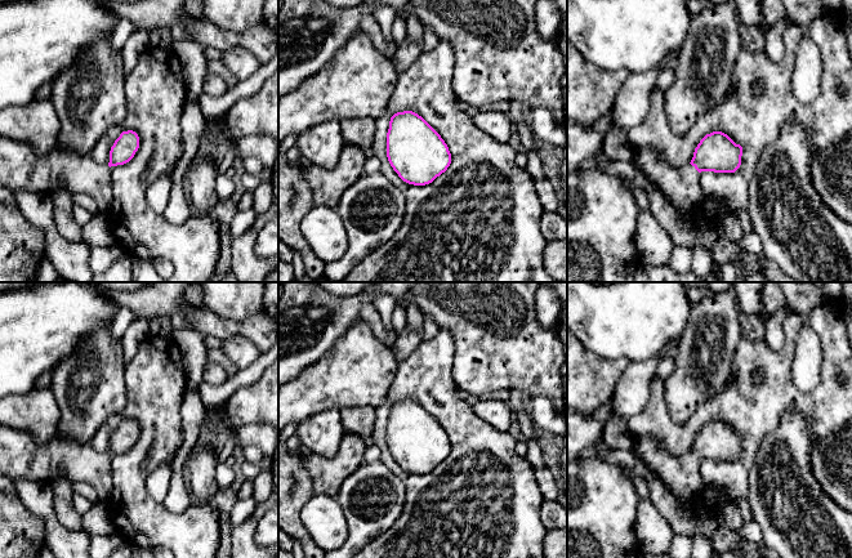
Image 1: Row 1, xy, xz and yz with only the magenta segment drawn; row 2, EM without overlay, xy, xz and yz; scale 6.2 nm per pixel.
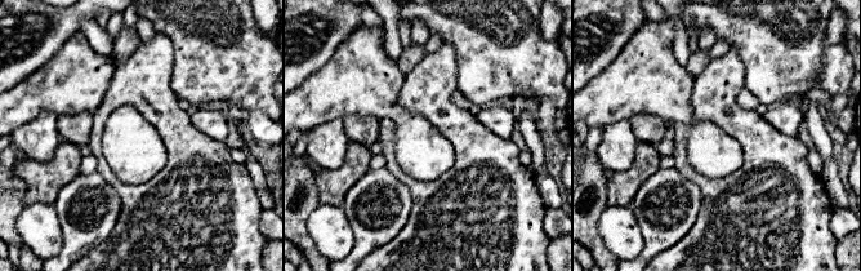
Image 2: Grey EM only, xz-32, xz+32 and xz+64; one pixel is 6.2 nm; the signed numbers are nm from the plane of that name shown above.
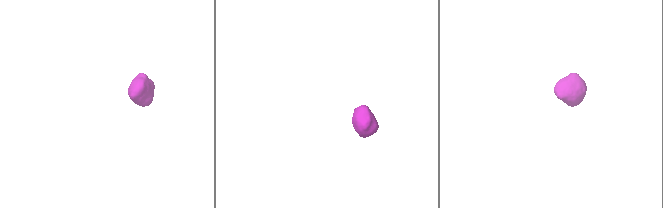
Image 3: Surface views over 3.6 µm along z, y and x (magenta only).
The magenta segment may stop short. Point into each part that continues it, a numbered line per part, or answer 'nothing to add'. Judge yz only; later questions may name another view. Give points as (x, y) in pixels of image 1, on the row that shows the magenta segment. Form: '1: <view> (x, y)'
1: yz (681, 186)

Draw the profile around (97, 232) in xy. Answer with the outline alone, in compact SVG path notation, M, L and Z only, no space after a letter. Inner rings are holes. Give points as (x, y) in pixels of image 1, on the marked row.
M95 214L81 227L81 242L94 246L111 246L116 241L106 215Z

